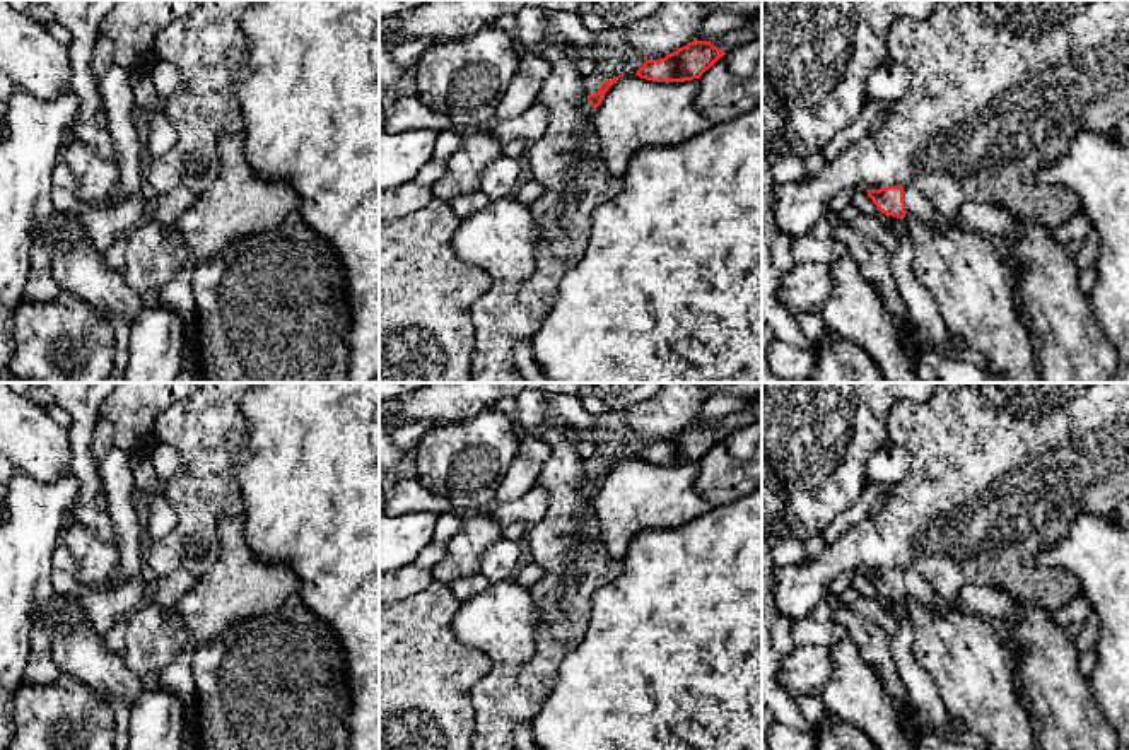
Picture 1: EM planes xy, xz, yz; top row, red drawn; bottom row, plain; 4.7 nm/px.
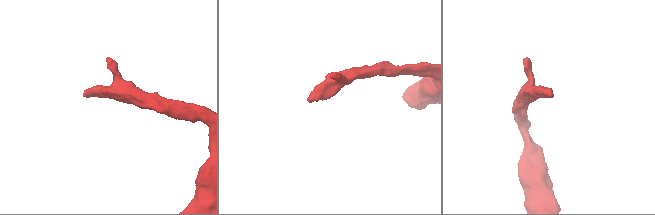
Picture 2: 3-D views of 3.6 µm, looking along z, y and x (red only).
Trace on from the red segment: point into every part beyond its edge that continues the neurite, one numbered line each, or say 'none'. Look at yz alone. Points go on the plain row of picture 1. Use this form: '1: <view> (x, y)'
1: yz (916, 586)

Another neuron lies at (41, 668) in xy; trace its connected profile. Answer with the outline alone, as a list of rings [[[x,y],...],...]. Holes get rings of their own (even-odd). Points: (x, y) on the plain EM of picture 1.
[[[36,627],[31,634],[31,653],[22,677],[24,683],[51,685],[60,678],[61,671],[51,653],[53,637],[55,632],[46,627]]]

